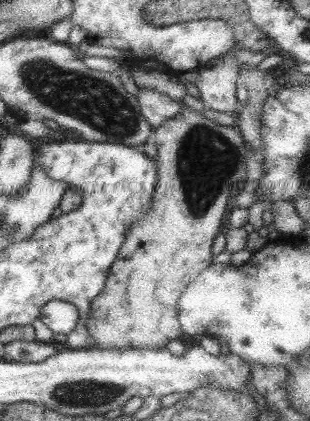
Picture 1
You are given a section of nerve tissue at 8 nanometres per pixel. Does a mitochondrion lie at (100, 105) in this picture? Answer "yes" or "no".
yes

